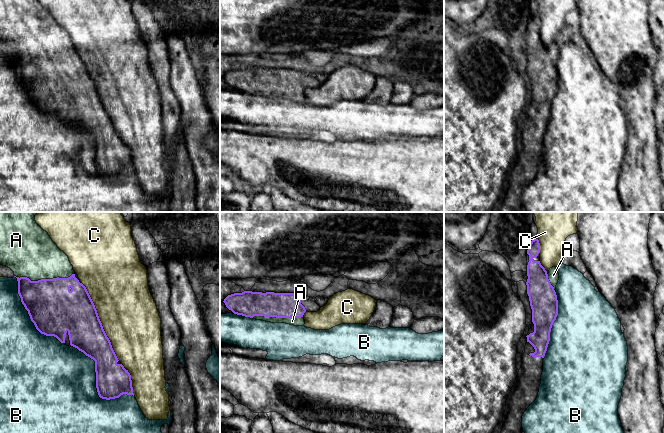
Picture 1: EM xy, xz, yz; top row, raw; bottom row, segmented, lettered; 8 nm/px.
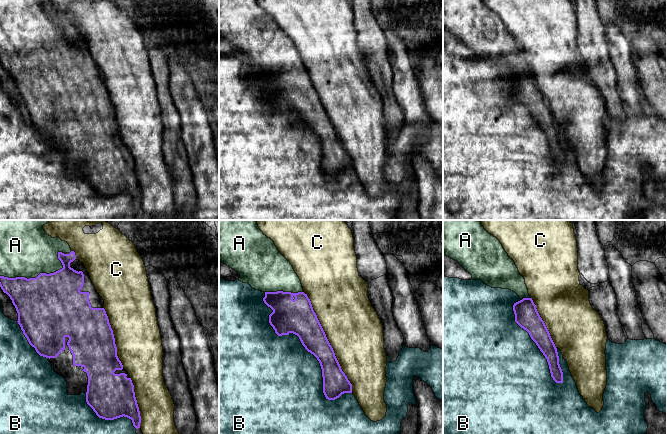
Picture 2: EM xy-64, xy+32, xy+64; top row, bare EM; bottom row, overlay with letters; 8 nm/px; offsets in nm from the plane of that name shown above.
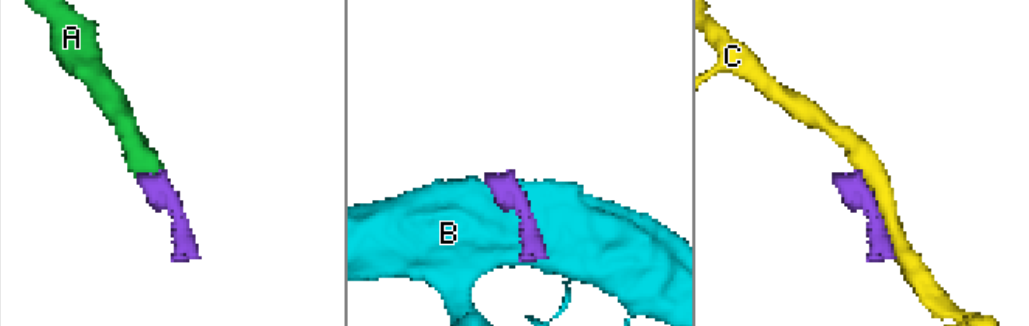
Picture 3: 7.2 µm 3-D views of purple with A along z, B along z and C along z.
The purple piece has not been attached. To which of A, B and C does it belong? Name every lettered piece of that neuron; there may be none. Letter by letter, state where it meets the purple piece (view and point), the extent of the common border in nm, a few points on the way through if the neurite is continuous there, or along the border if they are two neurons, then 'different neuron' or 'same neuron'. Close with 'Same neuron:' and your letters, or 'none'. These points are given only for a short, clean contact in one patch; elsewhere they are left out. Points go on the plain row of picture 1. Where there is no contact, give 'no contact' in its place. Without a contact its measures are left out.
A: contact xy (49, 55); length 550 nm; same neuron
B: contact xy (96, 160); length 650 nm; different neuron
C: contact xy (100, 97); length 700 nm; different neuron
Same neuron: A

